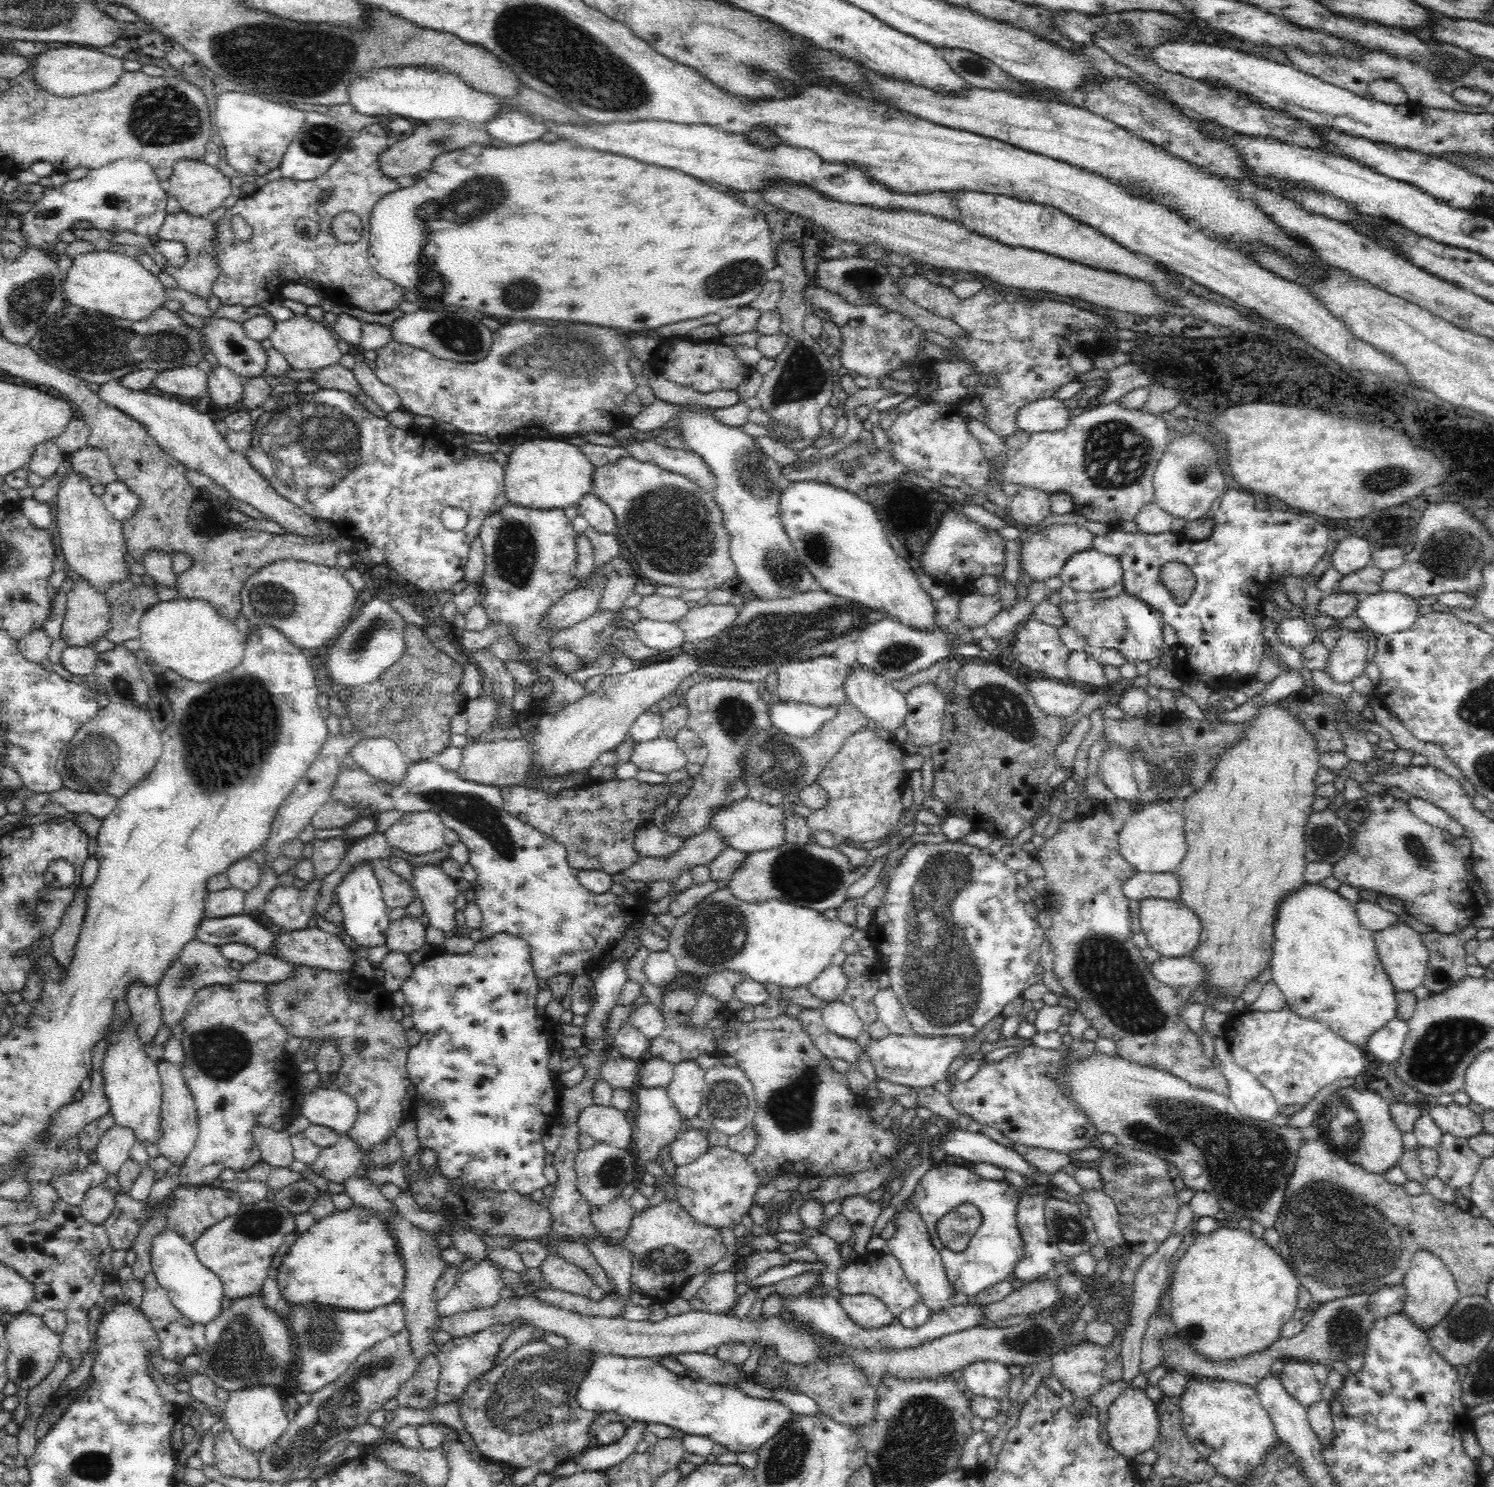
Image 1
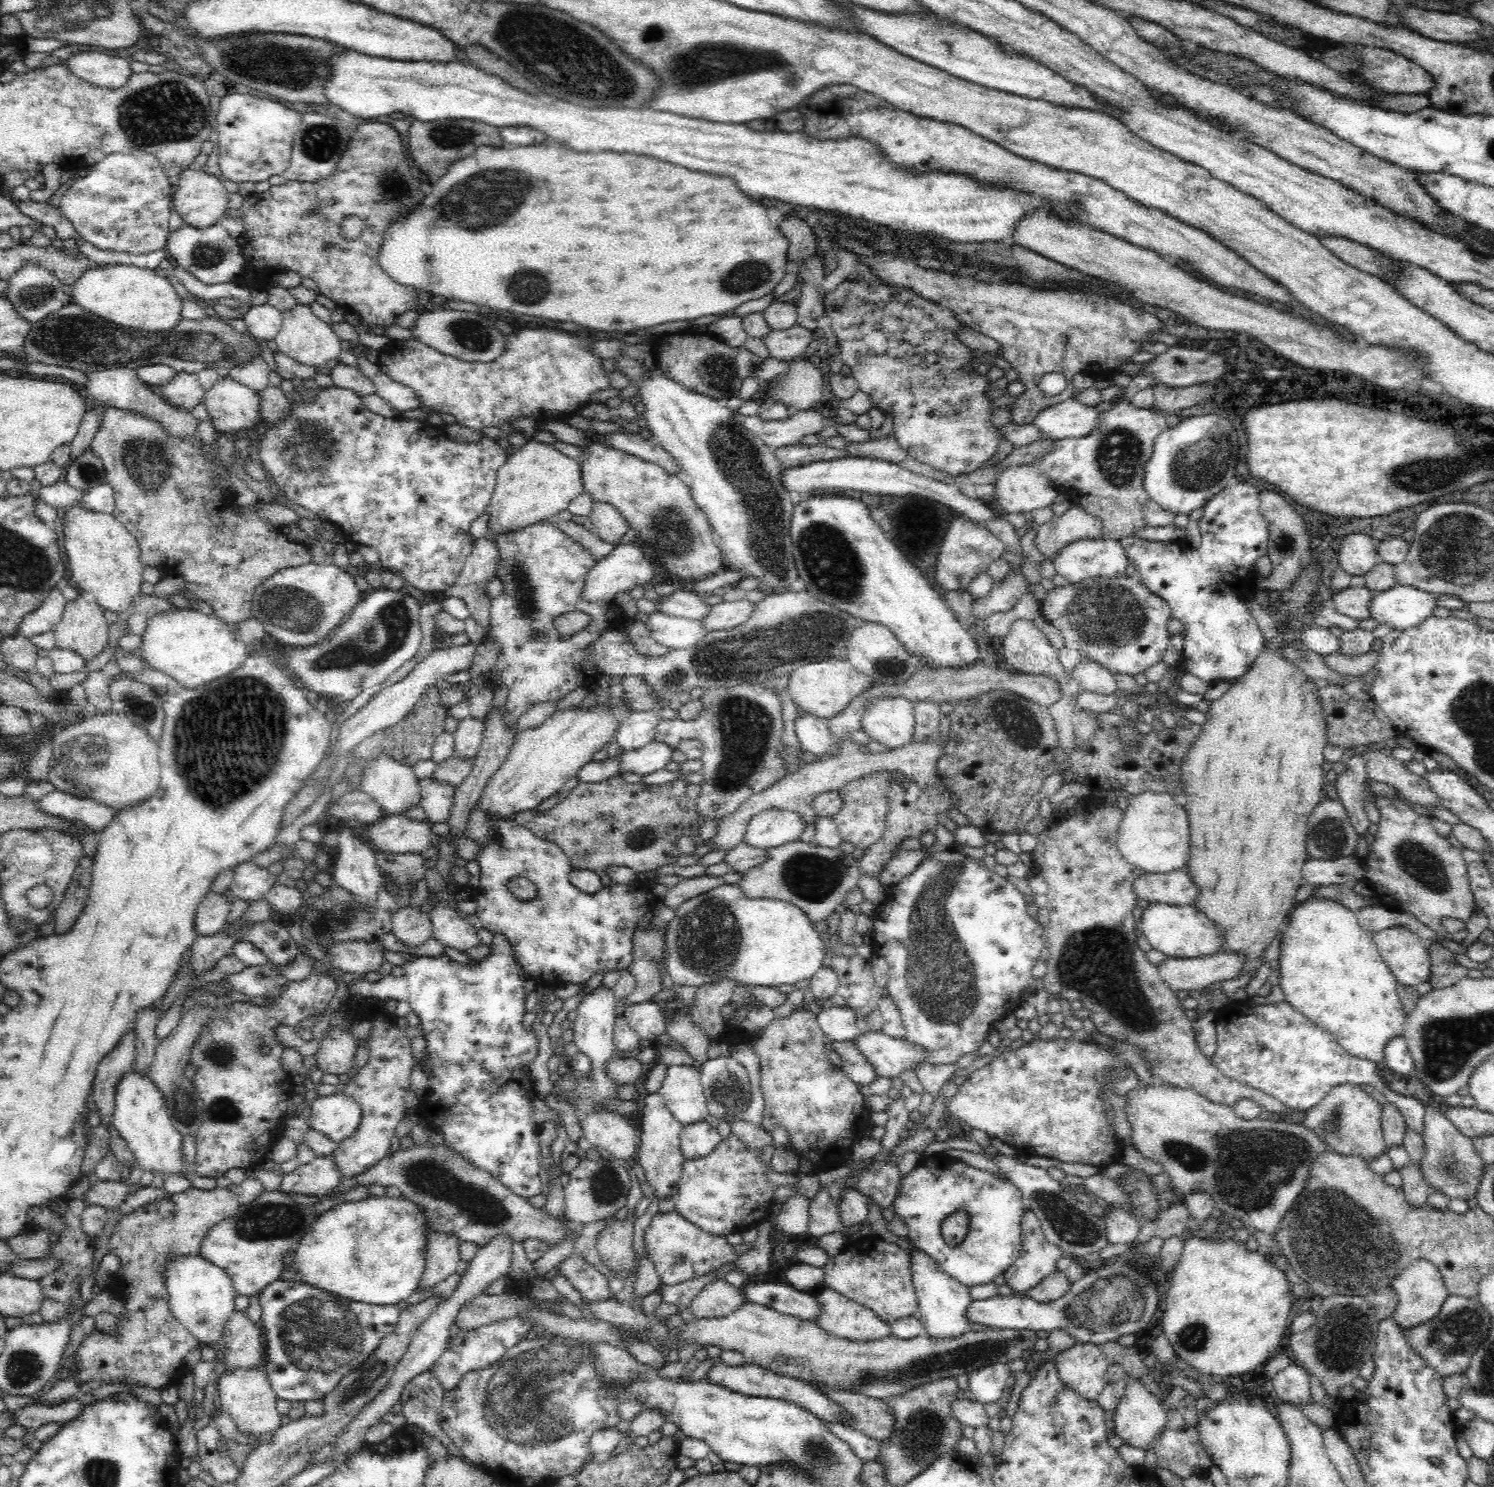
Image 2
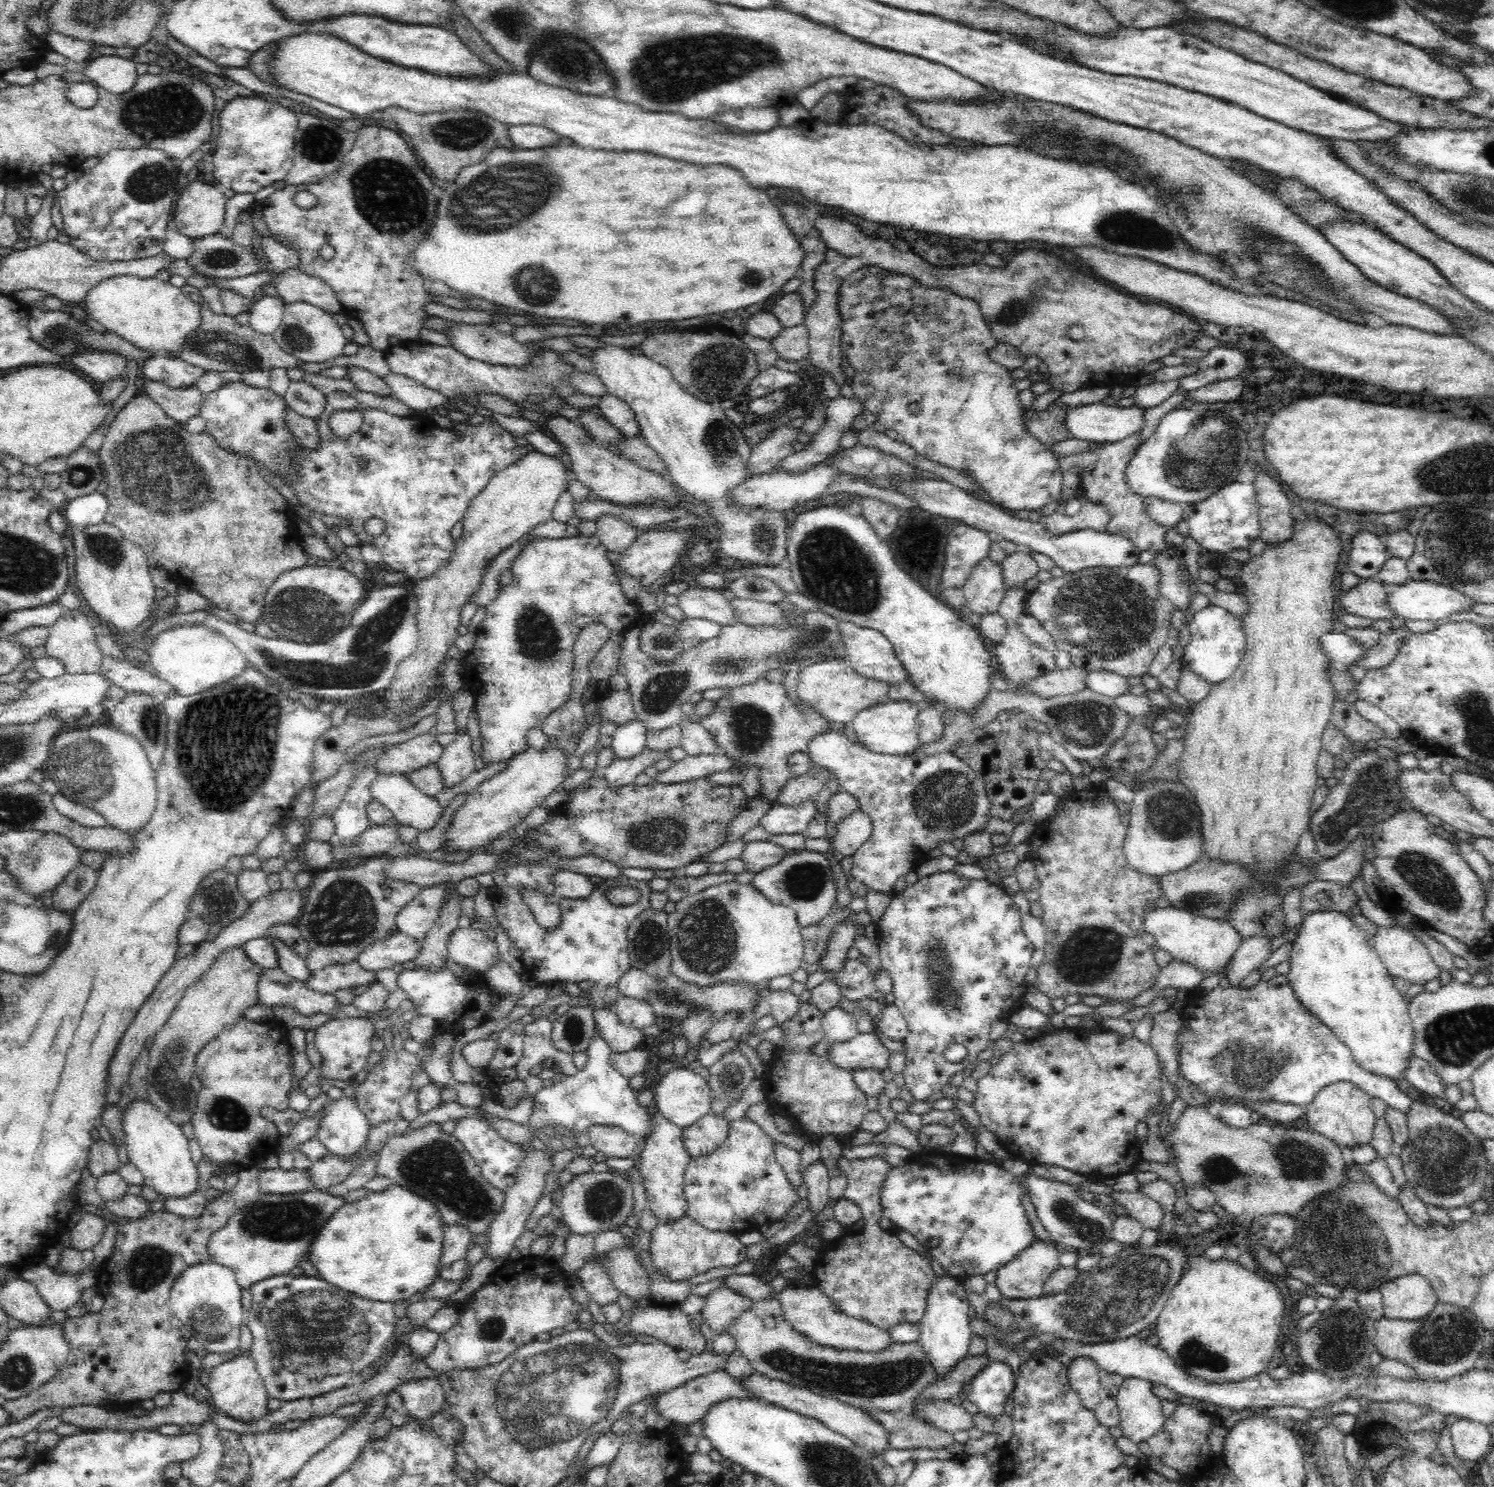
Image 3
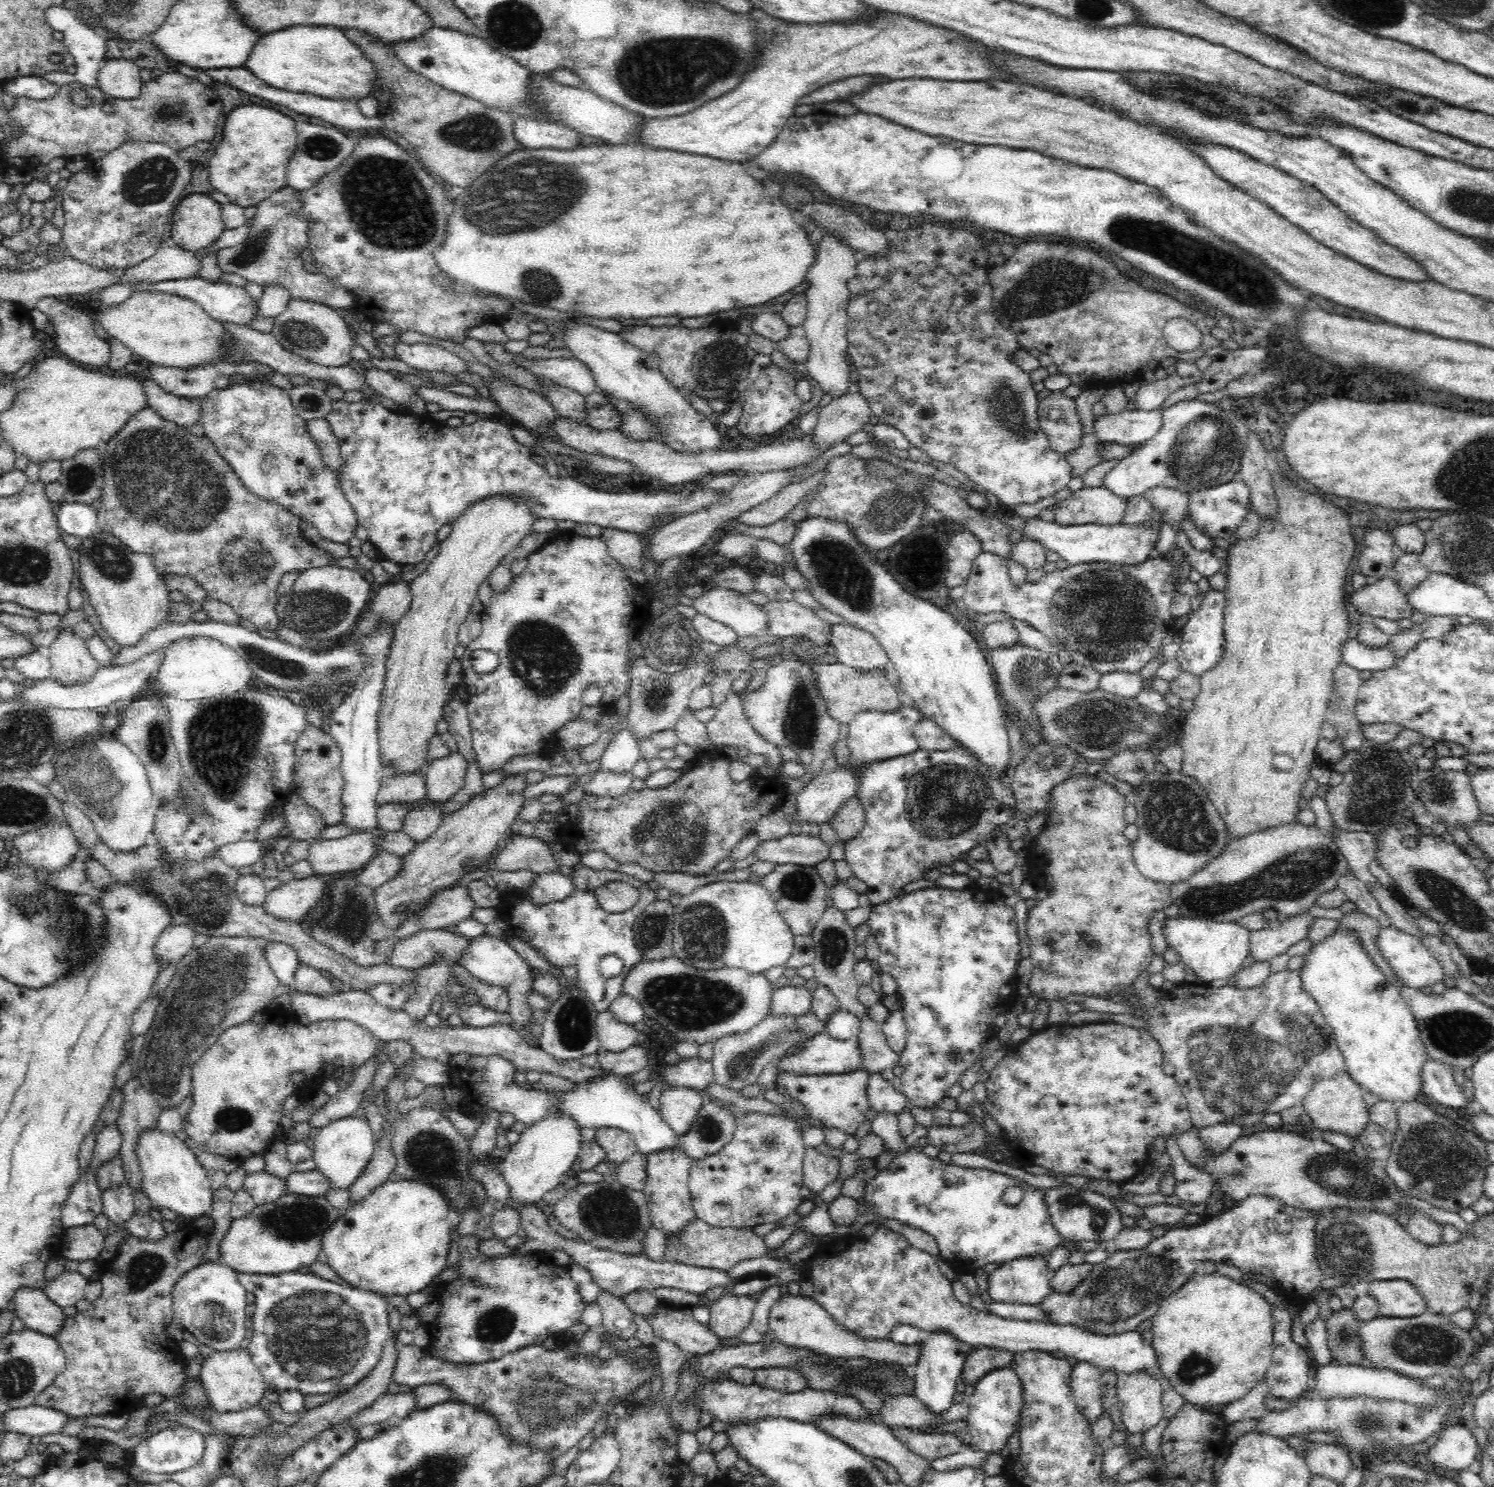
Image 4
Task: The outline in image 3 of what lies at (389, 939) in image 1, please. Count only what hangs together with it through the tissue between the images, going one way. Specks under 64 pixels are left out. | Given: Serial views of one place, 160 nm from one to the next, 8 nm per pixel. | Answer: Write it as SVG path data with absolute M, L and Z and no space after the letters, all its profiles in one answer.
M444 886L424 887L414 900L396 914L396 930L421 942L436 922L436 916L446 896L447 890Z

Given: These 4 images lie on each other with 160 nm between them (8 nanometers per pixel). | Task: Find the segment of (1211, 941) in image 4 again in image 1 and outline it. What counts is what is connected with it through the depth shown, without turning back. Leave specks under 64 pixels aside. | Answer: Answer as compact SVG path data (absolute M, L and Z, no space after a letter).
M1146 898L1140 901L1139 924L1147 944L1159 956L1168 958L1188 957L1198 944L1202 926L1196 913L1179 899Z

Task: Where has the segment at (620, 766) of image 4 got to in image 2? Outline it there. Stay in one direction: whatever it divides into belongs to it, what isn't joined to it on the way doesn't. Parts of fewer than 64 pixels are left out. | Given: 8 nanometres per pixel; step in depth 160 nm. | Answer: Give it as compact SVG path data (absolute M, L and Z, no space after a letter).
M657 709L632 712L618 727L615 742L623 751L640 748L655 740L660 720Z

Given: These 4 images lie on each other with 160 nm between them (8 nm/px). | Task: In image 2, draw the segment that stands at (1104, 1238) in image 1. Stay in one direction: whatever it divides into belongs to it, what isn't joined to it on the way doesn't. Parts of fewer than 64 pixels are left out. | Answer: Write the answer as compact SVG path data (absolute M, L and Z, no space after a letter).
M1115 1204L1104 1208L1101 1217L1106 1225L1106 1240L1110 1244L1128 1244L1136 1240L1140 1223L1128 1211Z

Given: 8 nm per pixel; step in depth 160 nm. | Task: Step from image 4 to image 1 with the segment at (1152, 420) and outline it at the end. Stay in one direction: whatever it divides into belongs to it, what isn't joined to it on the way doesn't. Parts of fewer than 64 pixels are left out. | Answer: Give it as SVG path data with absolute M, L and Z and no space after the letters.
M1054 397L1030 402L1018 409L1017 429L1027 434L1063 430L1069 422L1068 408Z

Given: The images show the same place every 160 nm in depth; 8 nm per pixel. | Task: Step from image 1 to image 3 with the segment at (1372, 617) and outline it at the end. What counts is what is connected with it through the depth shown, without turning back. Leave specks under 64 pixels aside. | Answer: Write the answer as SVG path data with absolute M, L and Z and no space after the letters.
M1412 581L1386 594L1386 603L1394 616L1408 620L1442 622L1454 612L1466 612L1472 601L1466 595L1432 581Z

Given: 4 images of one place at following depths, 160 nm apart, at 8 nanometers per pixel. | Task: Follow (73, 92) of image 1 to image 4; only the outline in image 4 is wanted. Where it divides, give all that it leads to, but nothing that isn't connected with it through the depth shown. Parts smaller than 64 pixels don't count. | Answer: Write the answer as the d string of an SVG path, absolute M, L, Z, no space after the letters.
M124 58L107 60L96 74L97 86L104 94L114 98L136 98L143 84L139 75L140 69Z

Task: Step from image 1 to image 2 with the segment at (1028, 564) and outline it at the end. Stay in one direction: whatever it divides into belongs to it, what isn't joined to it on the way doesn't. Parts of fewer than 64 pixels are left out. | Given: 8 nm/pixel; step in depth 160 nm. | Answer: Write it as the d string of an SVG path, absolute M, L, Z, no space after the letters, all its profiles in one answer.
M1073 507L1066 514L1037 525L1034 545L1041 559L1053 564L1055 556L1065 546L1077 540L1099 538L1101 530L1098 518L1087 514L1082 508Z

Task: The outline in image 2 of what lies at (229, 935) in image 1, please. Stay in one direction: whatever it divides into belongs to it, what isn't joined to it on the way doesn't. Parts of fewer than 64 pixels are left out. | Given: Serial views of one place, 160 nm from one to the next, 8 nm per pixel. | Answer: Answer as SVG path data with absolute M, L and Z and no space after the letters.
M241 920L228 922L218 933L226 933L226 935L234 933L238 941L254 944L266 956L269 963L278 967L289 964L302 951L296 941L290 937L286 927L270 920L262 920L254 924L247 924Z

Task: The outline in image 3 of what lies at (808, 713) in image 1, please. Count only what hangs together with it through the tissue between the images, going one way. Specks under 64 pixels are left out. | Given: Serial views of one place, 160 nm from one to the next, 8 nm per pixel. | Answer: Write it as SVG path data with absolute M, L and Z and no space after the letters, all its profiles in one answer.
M824 730L814 734L808 741L808 754L813 765L829 770L838 779L841 790L849 792L858 801L859 808L870 815L874 828L870 839L854 856L851 876L862 882L869 890L882 893L893 891L898 878L913 872L920 861L929 857L930 850L937 848L937 842L951 842L954 838L963 839L967 835L982 832L989 821L988 797L974 770L954 757L952 753L937 755L883 755L870 752L866 747L853 743L841 733Z

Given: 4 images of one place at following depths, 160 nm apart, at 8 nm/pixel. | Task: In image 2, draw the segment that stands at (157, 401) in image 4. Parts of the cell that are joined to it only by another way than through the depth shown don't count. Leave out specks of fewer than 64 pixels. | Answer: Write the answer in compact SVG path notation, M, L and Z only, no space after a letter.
M177 373L157 391L172 407L191 412L206 394L196 373Z

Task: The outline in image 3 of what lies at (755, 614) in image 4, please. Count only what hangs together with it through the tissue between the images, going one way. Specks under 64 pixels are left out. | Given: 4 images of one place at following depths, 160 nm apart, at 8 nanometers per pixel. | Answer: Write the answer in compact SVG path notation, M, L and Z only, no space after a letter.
M688 588L677 596L676 605L685 618L706 619L722 626L736 623L736 611L730 607L730 601L724 598L722 591Z

